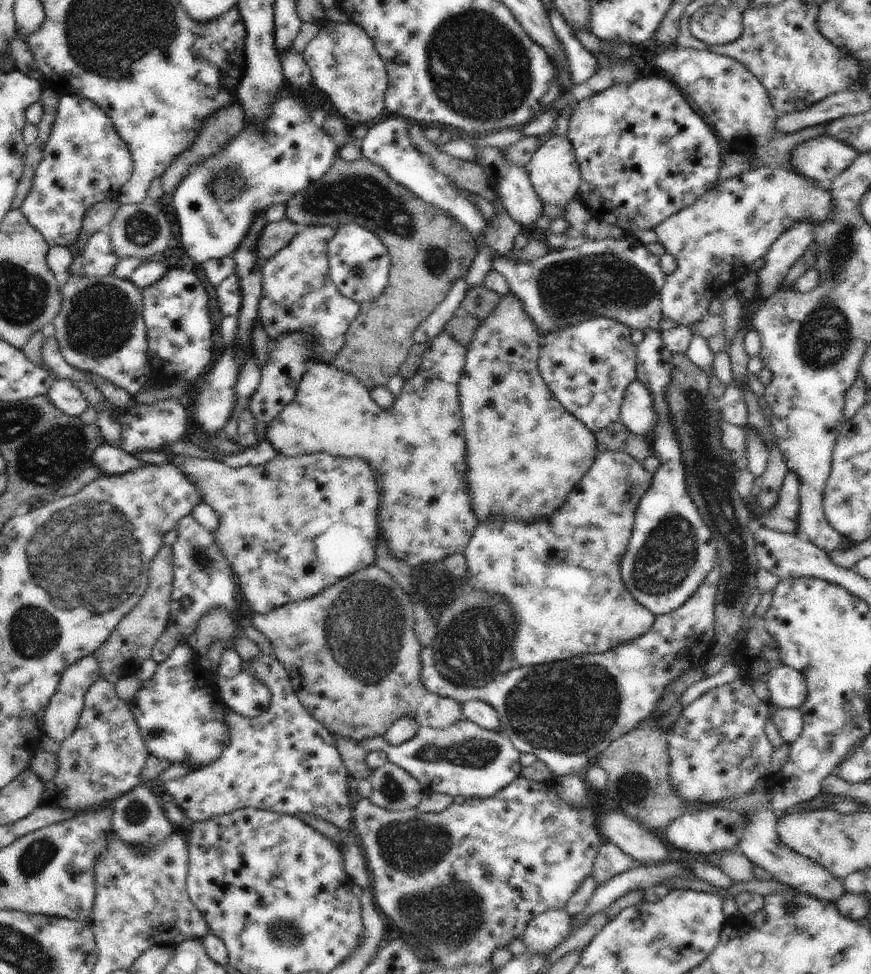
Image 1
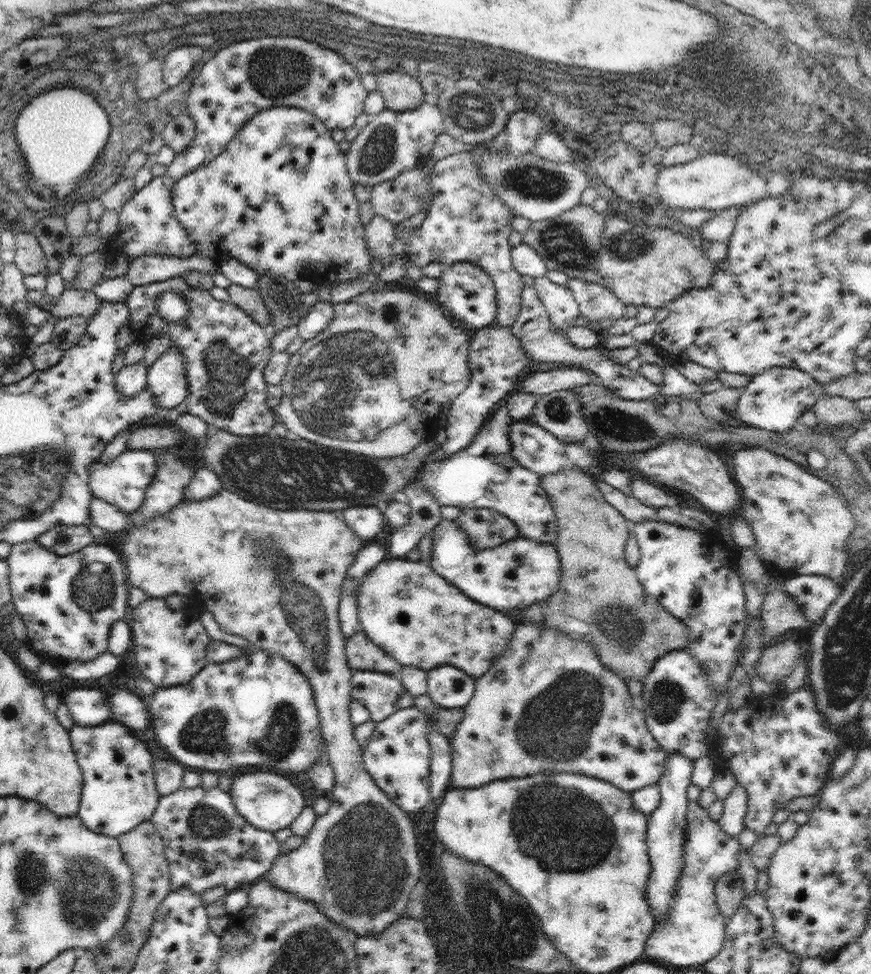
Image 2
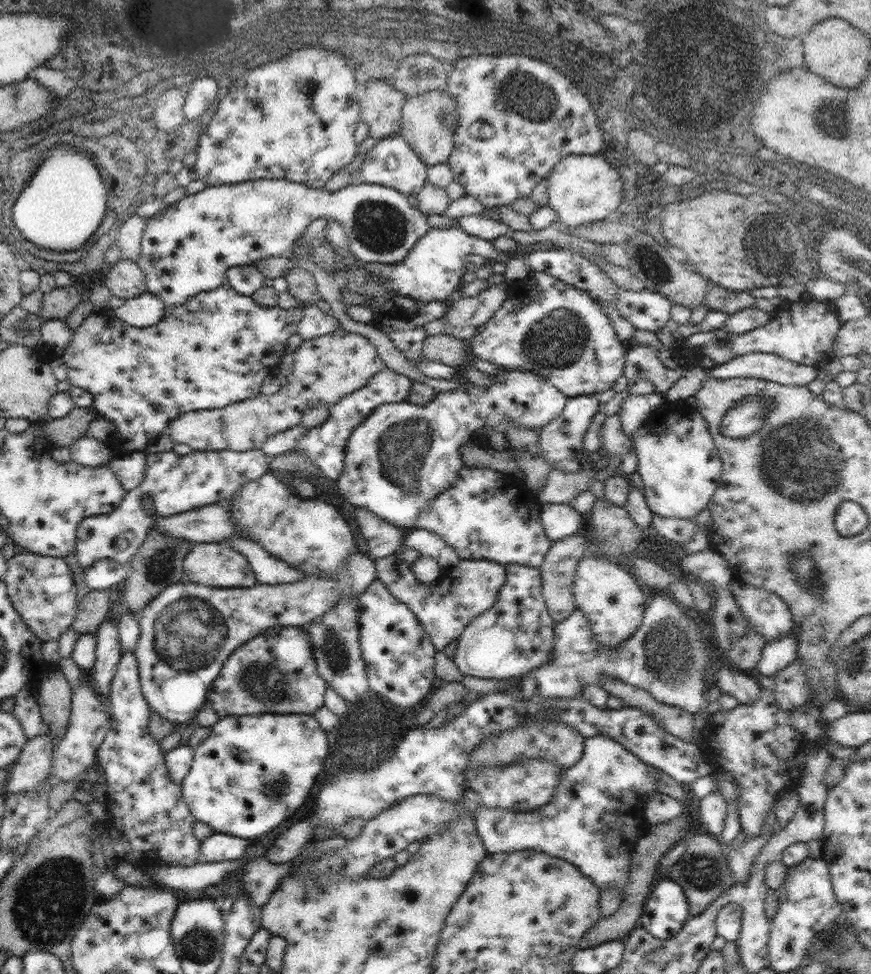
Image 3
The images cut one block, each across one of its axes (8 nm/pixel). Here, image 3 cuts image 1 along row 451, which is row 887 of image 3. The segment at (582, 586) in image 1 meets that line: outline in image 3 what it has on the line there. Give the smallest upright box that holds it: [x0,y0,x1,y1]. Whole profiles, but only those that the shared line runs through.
[475,736,658,891]

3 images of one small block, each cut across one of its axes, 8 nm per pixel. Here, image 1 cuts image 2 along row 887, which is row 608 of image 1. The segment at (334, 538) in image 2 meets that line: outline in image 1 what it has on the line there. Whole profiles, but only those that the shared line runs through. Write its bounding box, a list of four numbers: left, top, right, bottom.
[252,564,463,744]

